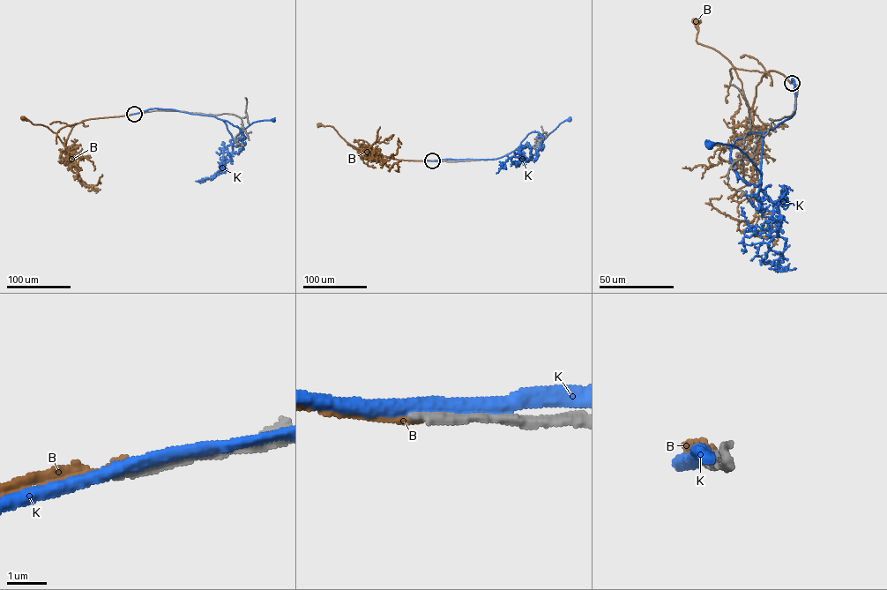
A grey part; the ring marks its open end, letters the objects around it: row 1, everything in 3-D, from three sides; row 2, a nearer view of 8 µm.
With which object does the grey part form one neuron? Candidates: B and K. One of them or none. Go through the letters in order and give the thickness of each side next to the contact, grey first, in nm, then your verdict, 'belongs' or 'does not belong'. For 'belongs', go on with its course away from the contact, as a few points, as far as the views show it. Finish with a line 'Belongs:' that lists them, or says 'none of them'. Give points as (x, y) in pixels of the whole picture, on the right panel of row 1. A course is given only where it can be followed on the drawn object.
B: 240/240 nm | does not belong
K: 260/360 nm | does not belong
Belongs: none of them

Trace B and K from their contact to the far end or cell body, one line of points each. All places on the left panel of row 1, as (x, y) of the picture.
B: (134, 114), (77, 123), (72, 127), (65, 146), (56, 133), (47, 126), (33, 124), (23, 117)
K: (135, 114), (158, 108), (213, 116), (225, 123), (234, 141), (253, 123), (273, 120)

